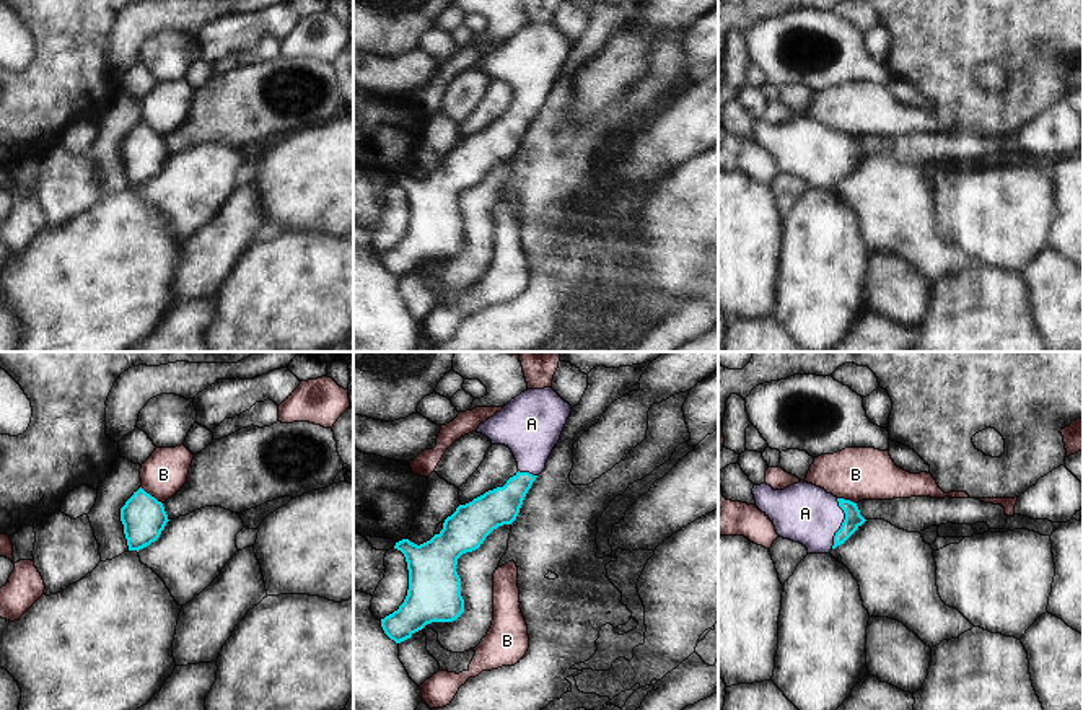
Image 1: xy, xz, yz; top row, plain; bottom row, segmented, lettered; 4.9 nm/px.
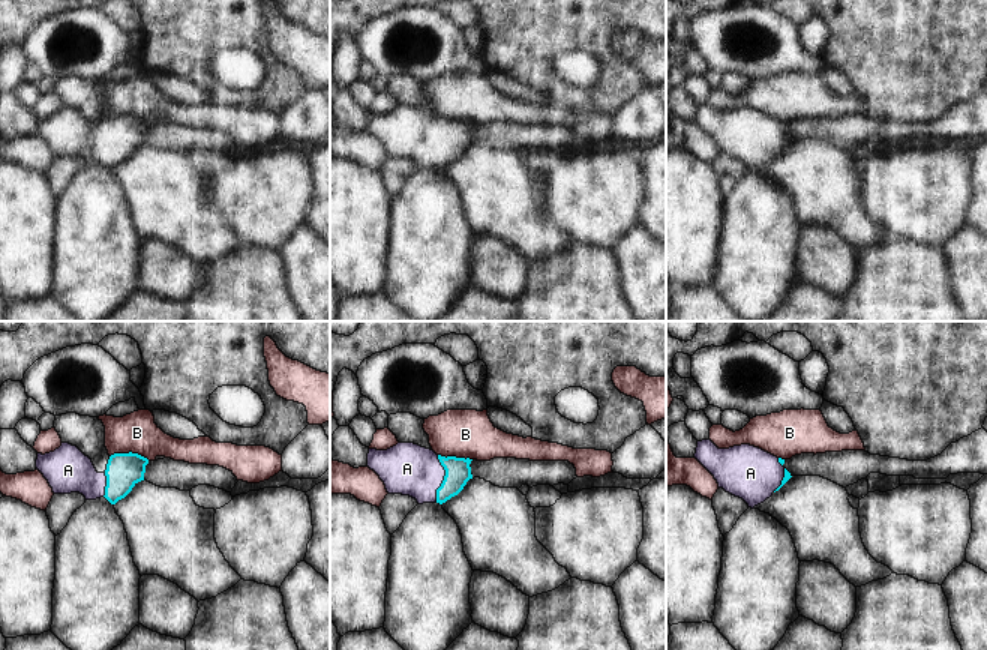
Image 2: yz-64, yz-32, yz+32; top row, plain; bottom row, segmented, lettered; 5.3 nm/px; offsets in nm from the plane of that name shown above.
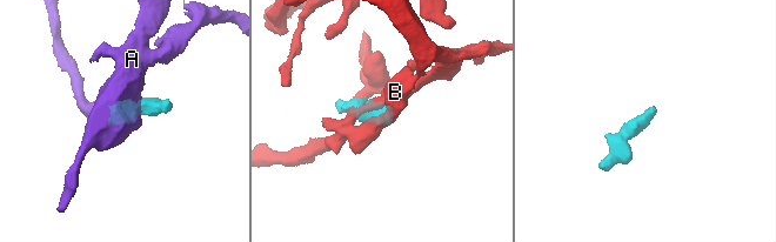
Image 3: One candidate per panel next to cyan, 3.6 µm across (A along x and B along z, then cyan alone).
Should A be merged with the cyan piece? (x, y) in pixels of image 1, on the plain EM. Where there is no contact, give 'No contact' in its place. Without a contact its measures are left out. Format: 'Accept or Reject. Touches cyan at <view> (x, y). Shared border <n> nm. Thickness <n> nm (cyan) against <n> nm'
Accept. Touches cyan at yz (842, 158). Shared border 260 nm. Thickness 80 nm (cyan) against 300 nm.

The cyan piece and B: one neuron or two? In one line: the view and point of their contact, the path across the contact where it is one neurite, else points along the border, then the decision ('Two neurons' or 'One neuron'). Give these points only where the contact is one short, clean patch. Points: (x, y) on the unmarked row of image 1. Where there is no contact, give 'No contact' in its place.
Touches cyan at xy (150, 131). Boundary: xy (140, 122), (162, 139). Two neurons.

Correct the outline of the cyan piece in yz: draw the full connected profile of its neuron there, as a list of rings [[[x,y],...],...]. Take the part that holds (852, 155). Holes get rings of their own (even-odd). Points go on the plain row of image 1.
[[[805,116],[783,125],[767,119],[754,121],[752,130],[777,169],[803,179],[808,189],[831,189],[866,156],[857,138]]]

